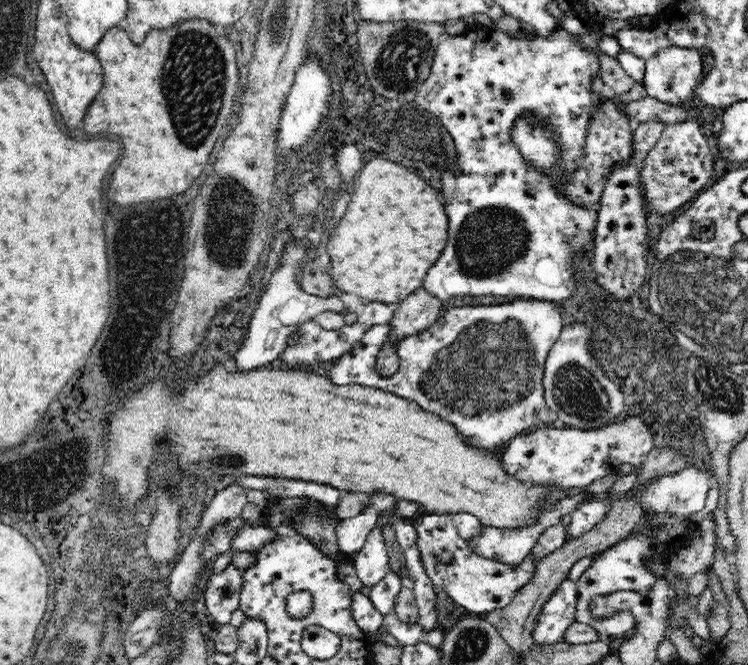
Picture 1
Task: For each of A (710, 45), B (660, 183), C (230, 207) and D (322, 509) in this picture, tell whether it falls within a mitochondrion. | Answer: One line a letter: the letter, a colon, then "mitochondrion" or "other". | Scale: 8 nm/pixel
A: other
B: mitochondrion
C: mitochondrion
D: other

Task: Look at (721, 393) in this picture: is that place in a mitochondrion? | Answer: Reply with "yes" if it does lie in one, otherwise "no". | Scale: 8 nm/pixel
yes

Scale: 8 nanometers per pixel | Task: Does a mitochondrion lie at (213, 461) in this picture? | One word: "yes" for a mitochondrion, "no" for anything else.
yes

